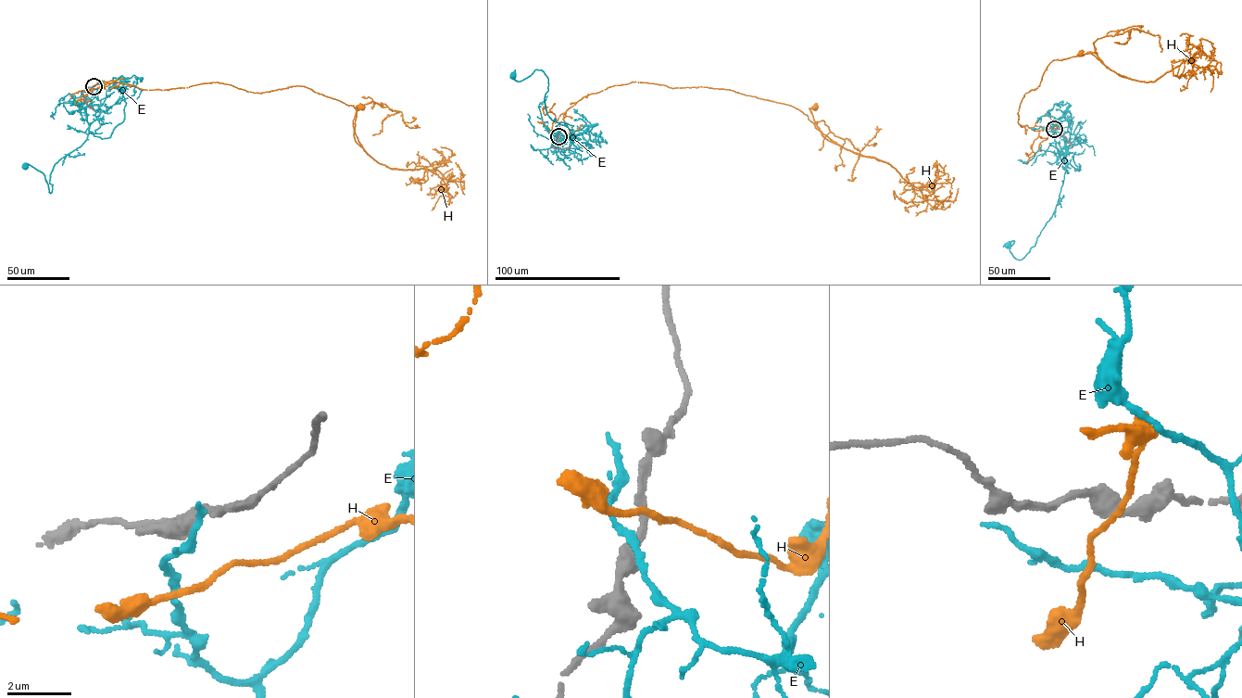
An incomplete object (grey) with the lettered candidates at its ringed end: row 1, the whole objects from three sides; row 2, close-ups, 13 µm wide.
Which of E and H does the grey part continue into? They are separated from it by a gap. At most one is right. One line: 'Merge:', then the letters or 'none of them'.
Merge: H

